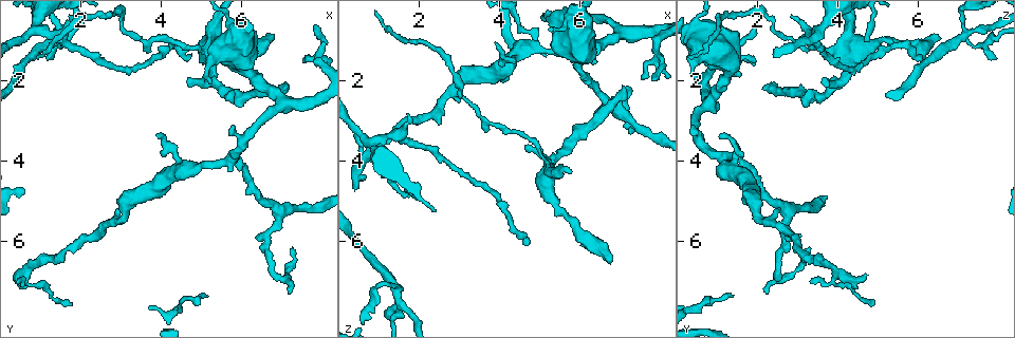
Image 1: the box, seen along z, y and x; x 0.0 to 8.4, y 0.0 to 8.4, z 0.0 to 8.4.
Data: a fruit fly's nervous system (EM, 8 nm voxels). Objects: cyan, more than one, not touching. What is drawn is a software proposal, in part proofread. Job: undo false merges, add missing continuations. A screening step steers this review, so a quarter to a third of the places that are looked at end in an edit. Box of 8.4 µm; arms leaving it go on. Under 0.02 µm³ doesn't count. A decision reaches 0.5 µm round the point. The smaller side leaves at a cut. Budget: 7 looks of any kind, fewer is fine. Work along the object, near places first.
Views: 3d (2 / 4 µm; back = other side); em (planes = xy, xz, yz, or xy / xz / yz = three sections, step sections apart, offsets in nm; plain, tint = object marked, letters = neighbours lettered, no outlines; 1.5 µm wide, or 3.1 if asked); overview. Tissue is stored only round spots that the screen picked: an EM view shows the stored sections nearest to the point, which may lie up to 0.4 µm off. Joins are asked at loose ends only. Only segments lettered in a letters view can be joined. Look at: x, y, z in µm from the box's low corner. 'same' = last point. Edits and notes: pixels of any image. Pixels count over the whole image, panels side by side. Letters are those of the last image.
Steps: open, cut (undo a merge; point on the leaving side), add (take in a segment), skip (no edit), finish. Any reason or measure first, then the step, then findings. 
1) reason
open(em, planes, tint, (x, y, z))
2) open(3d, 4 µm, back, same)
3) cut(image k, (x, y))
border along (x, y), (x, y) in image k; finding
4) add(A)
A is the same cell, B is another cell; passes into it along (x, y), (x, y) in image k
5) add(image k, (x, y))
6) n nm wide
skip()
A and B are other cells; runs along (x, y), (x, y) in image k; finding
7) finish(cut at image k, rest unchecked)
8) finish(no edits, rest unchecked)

branch stops here
open(3d, 2 µm, (6.75, 0.95, 6.60))

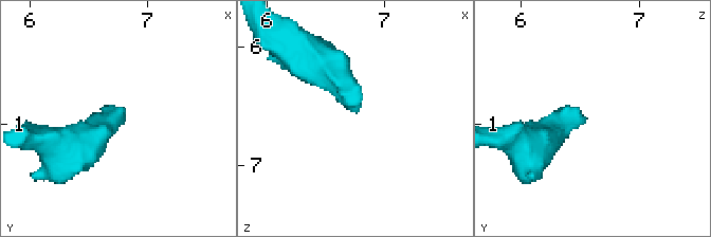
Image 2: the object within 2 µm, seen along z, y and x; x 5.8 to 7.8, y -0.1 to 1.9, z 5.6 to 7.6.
open(em, planes, letters, (6.74, 0.98, 6.56))

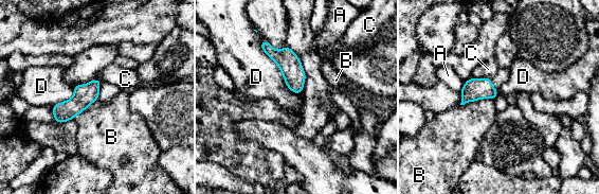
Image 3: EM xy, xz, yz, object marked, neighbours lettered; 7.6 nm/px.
D touches over 500 nm
skip()
A, B, C and D are other cells; border along (259, 40), (284, 83), (298, 94) in image 3; no lettered segment goes on from it

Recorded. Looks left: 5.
arms run side by side
open(em, planes, plain, (1.45, 0.80, 7.20))

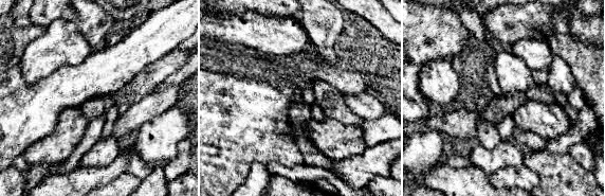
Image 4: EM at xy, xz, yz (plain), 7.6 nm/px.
open(em, planes, letters, same)

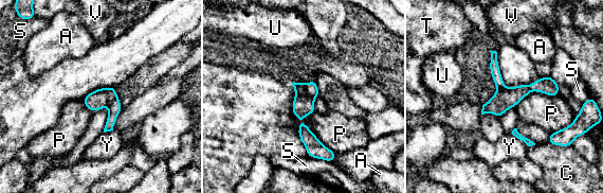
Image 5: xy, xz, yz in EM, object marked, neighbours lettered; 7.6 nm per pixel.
150 nm wide
cut(image 5, (311, 87))
A, C, P, S, T, U, V and Y are other cells; the part that leaves runs along (112, 89), (112, 118), (108, 128) in image 5; a second neuron is stuck on

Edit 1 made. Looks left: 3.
finish(cut at image 5, rest unchecked)

